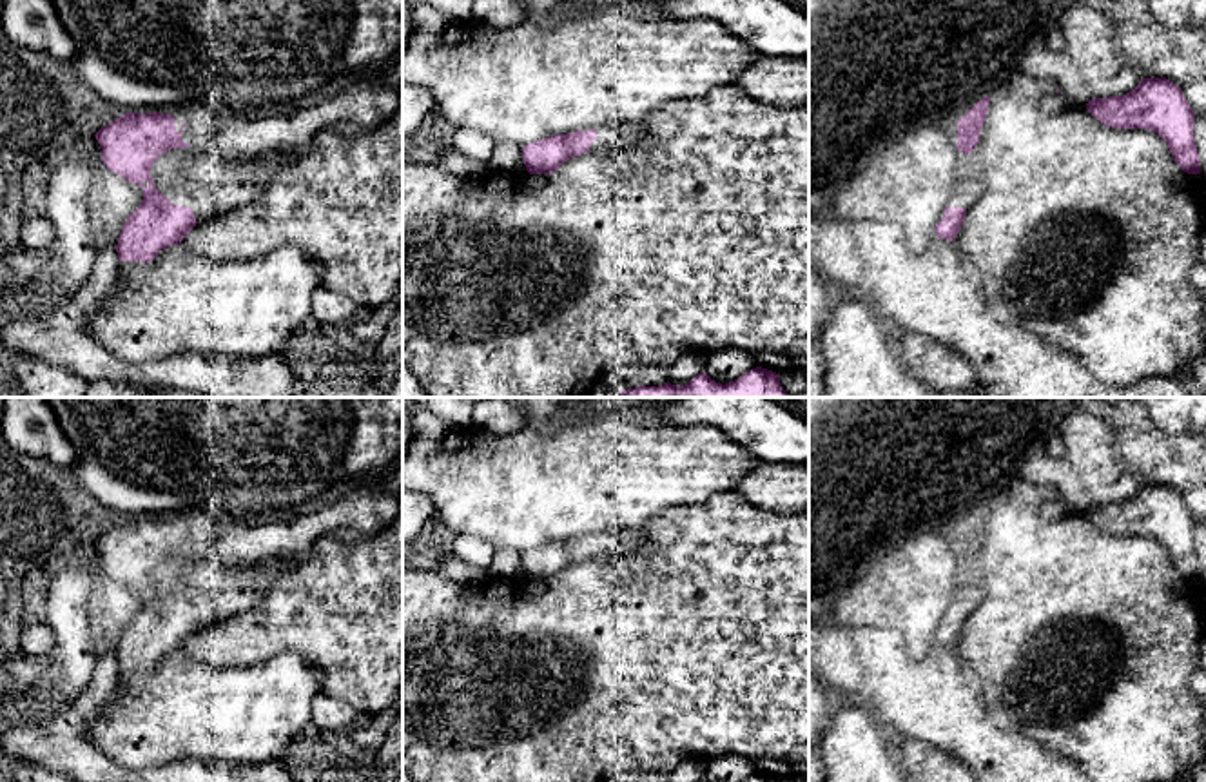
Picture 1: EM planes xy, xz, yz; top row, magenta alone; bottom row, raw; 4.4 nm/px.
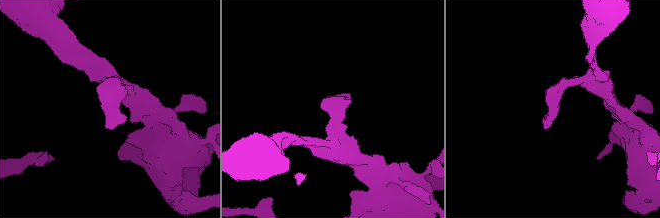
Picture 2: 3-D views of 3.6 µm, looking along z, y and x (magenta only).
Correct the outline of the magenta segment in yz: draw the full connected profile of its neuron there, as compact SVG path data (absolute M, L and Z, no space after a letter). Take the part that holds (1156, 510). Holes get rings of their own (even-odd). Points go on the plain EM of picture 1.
M1141 484L1130 499L1092 504L1086 515L1106 533L1157 539L1184 579L1201 581L1201 564L1193 544L1195 519L1173 488Z

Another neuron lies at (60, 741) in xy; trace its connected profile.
M100 653L89 686L71 704L0 735L0 755L34 762L76 782L305 782L297 769L279 758L223 764L189 757L145 769L118 764L91 737L96 717L116 695L118 679L116 655Z

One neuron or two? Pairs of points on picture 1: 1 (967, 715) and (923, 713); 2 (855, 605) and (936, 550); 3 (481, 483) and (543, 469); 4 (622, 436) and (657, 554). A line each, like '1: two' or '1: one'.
1: one
2: one
3: one
4: two

